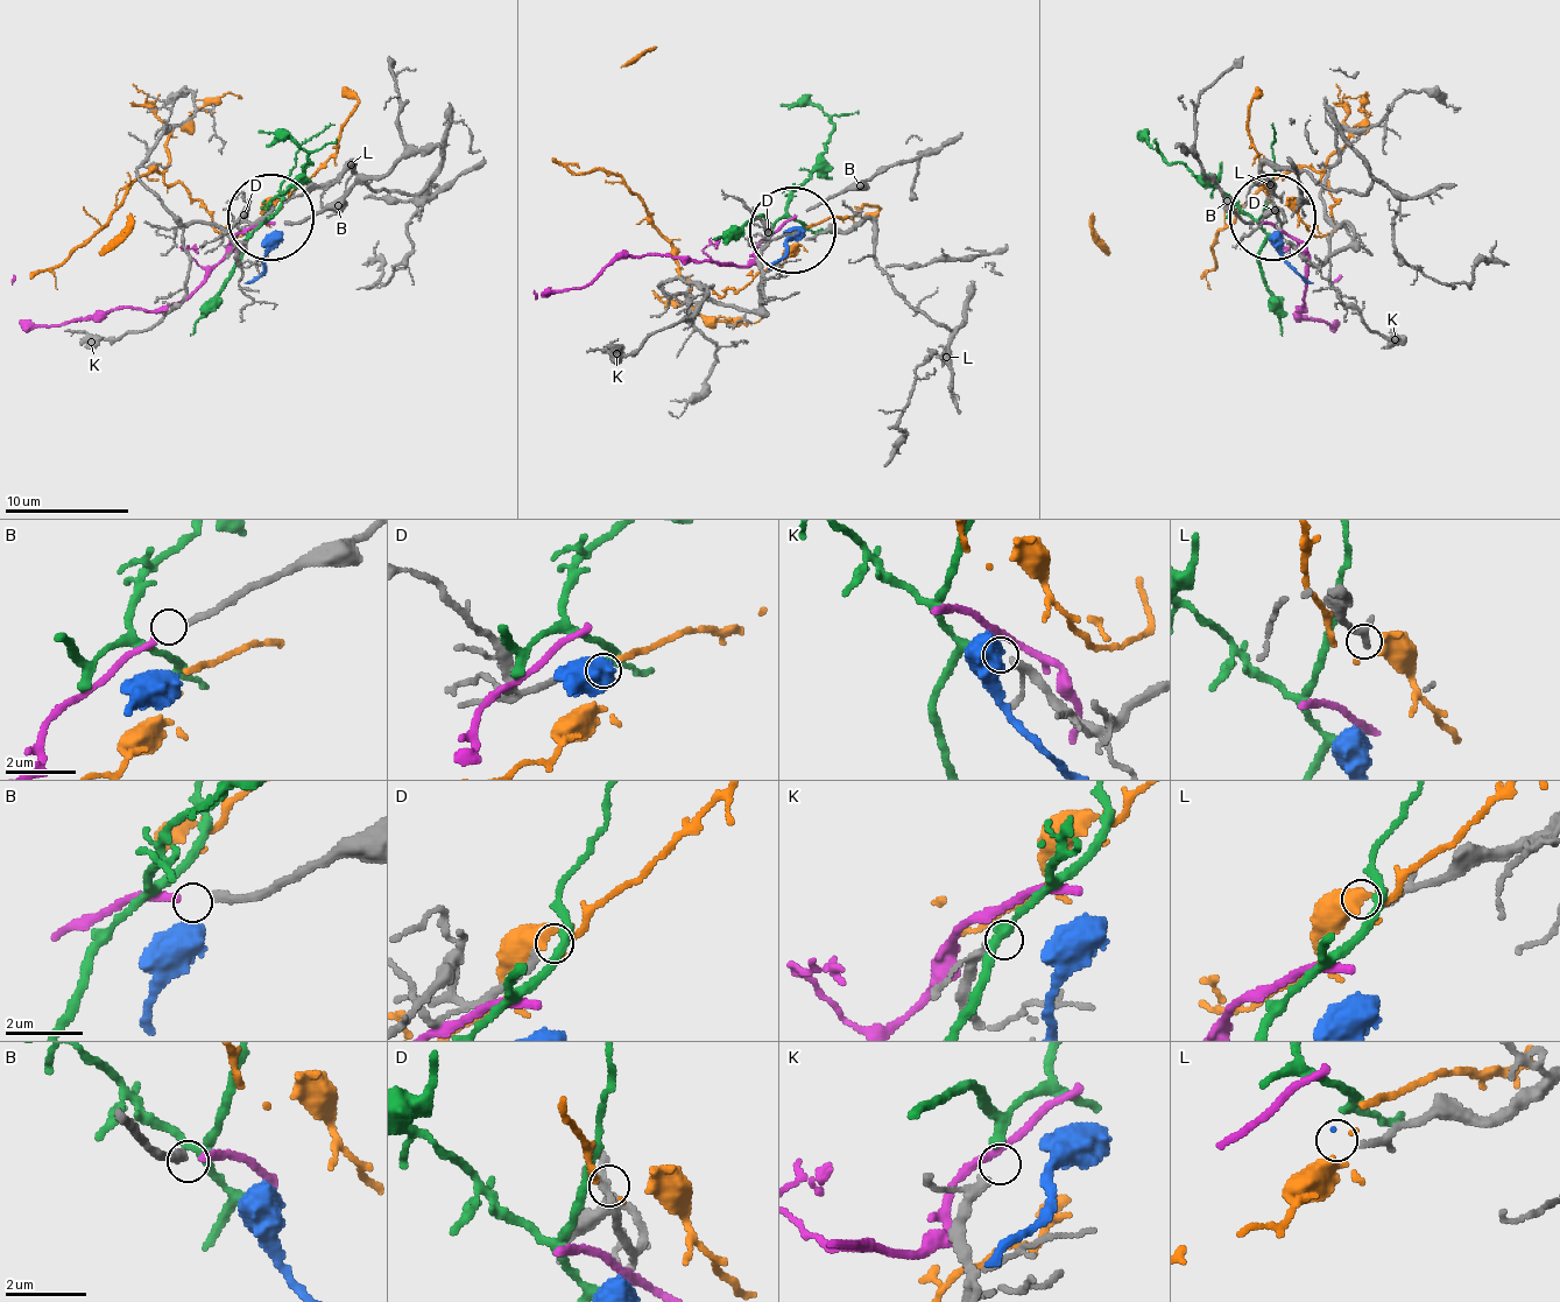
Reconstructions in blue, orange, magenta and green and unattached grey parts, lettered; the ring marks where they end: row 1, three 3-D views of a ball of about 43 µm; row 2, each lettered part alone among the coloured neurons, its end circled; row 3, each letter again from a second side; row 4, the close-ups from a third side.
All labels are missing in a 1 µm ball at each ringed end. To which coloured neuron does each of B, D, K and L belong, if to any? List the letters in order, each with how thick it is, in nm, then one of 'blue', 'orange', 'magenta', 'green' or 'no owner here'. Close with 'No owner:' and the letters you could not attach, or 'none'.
B: 200 nm | magenta
D: 180 nm | no owner here
K: 190 nm | green
L: 170 nm | no owner here
No owner: D, L

